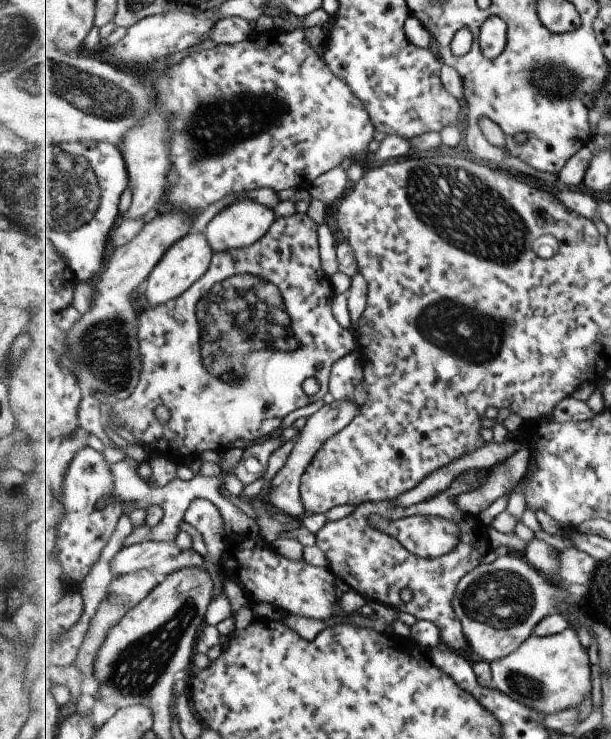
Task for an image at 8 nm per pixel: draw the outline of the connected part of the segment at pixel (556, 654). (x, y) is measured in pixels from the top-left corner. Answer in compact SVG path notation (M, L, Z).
M574 625L555 636L540 637L533 634L517 651L512 652L508 657L493 661L491 666L495 688L543 715L555 714L567 708L578 709L591 694L591 678L593 678L591 660L589 660L589 652L577 636Z

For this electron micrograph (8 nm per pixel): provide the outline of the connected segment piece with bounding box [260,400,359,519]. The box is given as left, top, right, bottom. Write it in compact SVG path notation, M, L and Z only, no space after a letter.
M334 400L332 403L324 405L317 412L308 417L301 430L301 435L296 438L297 440L285 465L281 467L272 478L268 492L263 495L260 501L269 500L269 502L275 505L280 511L286 512L293 516L293 518L304 518L307 515L307 511L305 510L300 491L302 476L305 474L307 468L309 468L317 451L321 450L323 444L332 436L335 436L346 426L351 424L358 410L359 406L353 401Z

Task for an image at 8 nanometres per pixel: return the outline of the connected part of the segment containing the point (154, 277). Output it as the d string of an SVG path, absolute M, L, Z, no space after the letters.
M205 230L200 233L189 233L185 238L175 243L151 271L146 282L144 294L151 306L156 307L169 303L187 292L197 282L197 279L200 279L210 269L214 254L214 248L211 246Z

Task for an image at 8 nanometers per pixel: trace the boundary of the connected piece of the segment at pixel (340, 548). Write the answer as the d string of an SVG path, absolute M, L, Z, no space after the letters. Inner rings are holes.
M469 470L453 481L451 488L443 494L430 498L428 501L404 509L394 501L363 503L356 506L349 516L329 521L316 535L317 546L323 550L330 562L329 569L337 579L345 582L351 590L357 591L368 601L375 601L390 606L401 612L412 614L417 620L434 622L440 630L442 642L447 648L457 651L469 648L464 635L462 620L456 614L452 600L459 581L472 570L475 570L489 551L493 550L489 541L488 527L474 515L458 509L457 498L467 491L473 491L483 484L483 470ZM379 515L383 519L398 521L415 515L434 516L449 519L460 528L460 541L456 549L436 559L425 560L407 550L396 536L375 529L370 517ZM408 588L412 598L408 602L401 600L401 592Z

